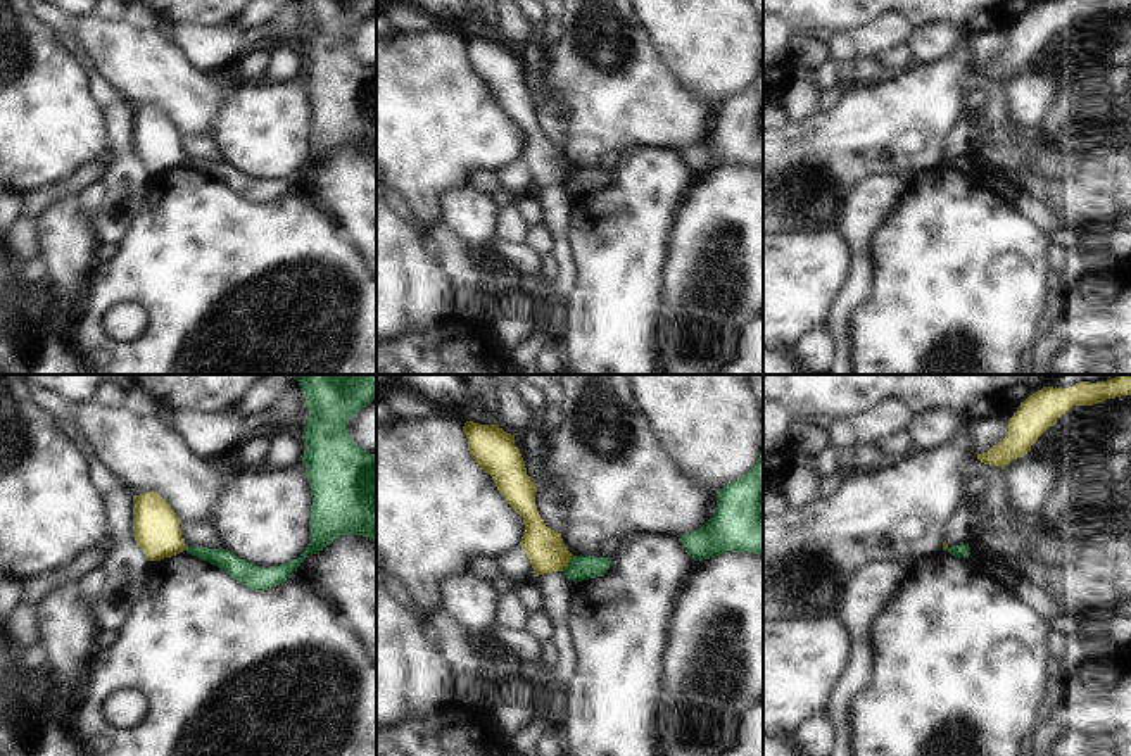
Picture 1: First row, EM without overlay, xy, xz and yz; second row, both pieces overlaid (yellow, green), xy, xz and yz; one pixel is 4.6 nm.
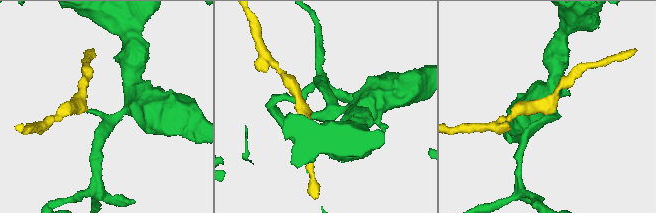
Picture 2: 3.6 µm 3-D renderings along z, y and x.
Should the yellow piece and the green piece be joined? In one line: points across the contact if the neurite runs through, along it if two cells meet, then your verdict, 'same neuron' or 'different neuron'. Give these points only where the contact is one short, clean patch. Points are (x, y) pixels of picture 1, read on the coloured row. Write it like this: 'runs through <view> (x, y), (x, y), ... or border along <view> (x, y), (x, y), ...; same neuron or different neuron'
border along xz (572, 556), (562, 570); different neuron

